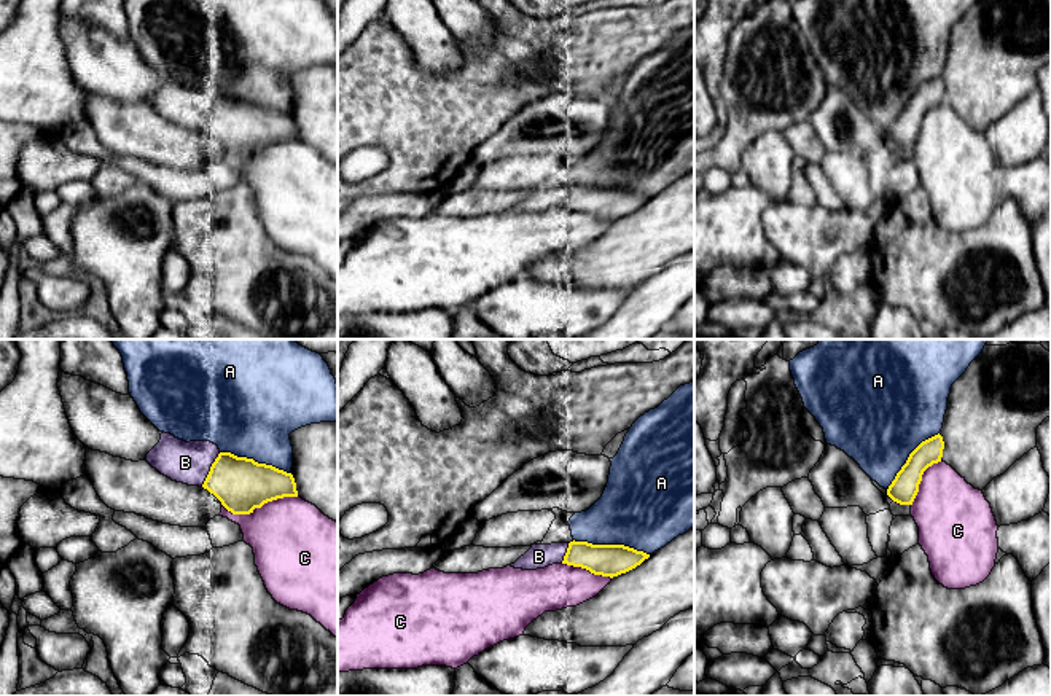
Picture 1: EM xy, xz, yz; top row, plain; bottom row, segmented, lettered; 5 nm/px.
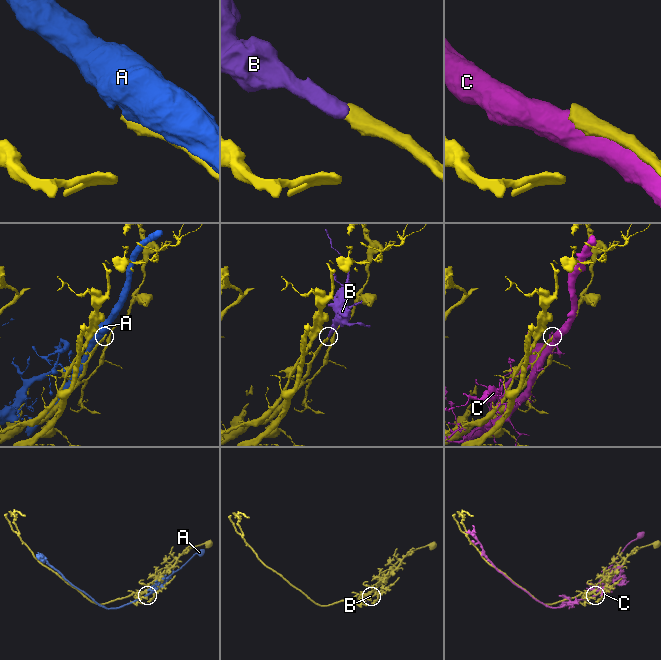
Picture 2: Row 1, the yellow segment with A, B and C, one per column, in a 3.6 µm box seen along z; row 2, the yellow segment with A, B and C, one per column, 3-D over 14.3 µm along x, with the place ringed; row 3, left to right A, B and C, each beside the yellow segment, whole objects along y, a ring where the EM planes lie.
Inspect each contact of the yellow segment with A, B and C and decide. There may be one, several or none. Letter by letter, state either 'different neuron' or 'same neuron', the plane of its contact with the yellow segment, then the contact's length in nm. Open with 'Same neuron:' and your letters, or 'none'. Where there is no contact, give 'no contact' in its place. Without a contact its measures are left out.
Same neuron: B
A: different neuron; contact in xz; length 400 nm
B: same neuron; contact in xy; length 200 nm
C: different neuron; contact in xy; length 380 nm

